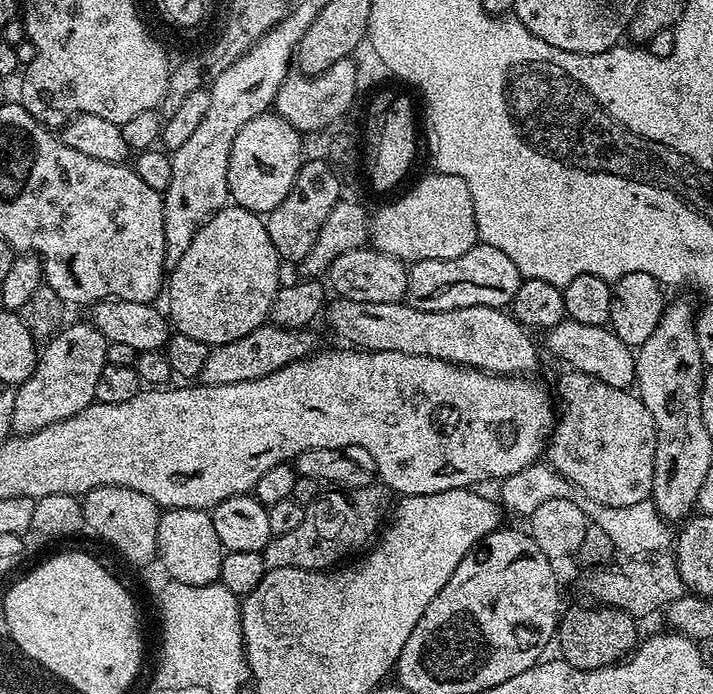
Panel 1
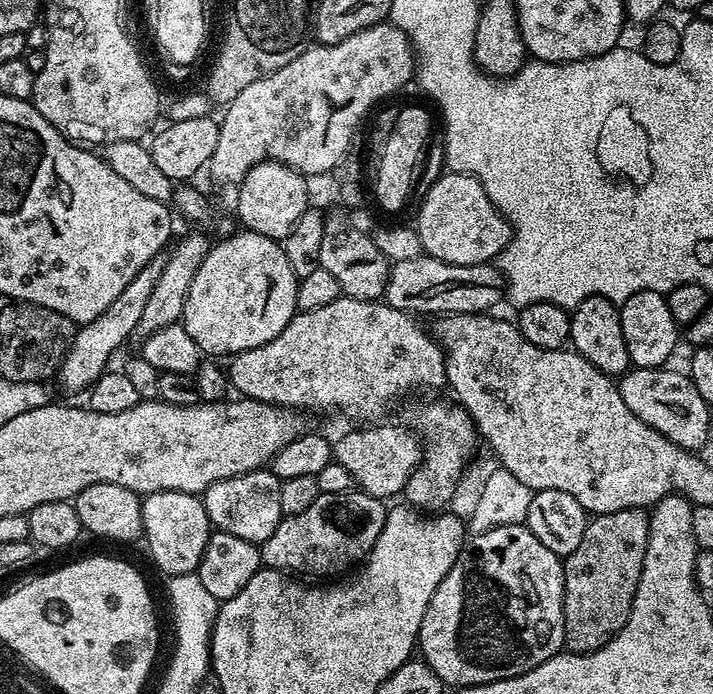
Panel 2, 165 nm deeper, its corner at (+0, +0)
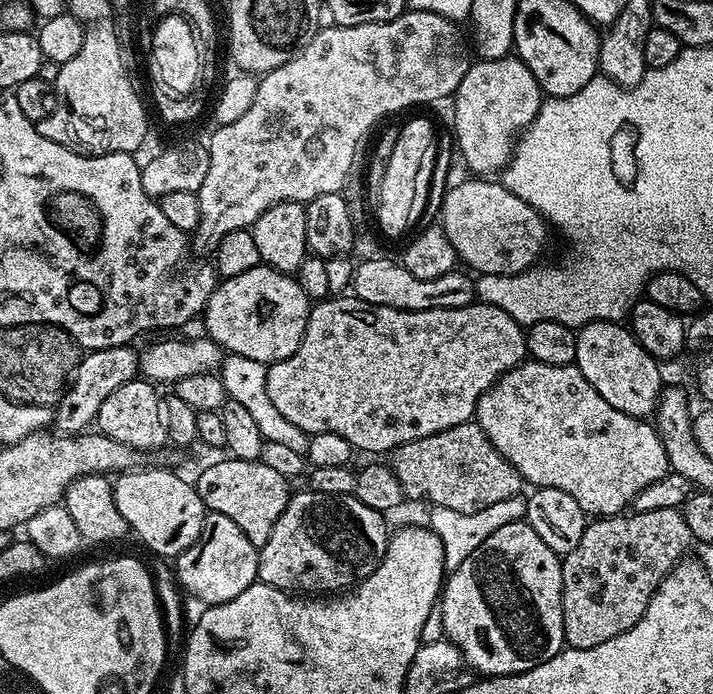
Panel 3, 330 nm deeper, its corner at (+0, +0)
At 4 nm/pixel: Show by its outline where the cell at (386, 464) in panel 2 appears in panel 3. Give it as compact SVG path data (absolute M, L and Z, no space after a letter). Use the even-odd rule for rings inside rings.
M475 422L459 424L450 430L406 442L391 452L390 466L398 482L402 482L404 495L409 501L425 496L429 505L466 514L474 514L480 508L494 506L494 502L519 496L522 492L518 470L514 470L498 450L494 450L490 438L486 438Z

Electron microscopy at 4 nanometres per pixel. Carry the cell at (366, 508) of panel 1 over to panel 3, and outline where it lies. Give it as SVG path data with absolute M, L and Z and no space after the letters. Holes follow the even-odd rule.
M293 491L289 495L286 510L282 510L282 518L274 522L274 530L266 546L258 550L259 583L283 588L289 594L336 594L351 589L357 582L374 574L388 549L390 527L384 521L387 520L385 513L370 510L370 506L362 506L362 502L358 502L358 498L351 494L327 496L321 492L303 491Z

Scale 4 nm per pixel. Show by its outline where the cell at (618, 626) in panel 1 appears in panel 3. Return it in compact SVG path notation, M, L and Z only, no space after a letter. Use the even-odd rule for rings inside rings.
M677 509L646 510L631 514L617 514L596 518L585 527L582 538L570 550L560 566L562 570L562 610L564 611L564 643L570 648L593 648L618 638L646 614L650 598L670 574L674 565L689 555L688 547L694 541L683 515Z

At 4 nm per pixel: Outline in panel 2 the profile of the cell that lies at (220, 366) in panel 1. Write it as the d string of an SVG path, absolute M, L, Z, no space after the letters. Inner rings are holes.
M343 294L334 302L330 302L327 306L322 306L319 310L306 310L305 312L297 311L295 316L290 318L290 322L286 326L286 330L282 330L282 334L278 334L278 338L274 338L270 342L266 342L262 346L254 346L254 350L246 350L245 352L237 352L231 357L226 364L226 375L229 385L233 389L236 388L241 397L257 400L258 402L266 402L267 404L276 404L280 408L295 408L308 412L341 412L344 416L349 416L352 420L360 420L356 422L380 422L392 412L392 407L403 398L407 392L412 392L415 388L444 388L448 375L446 374L446 366L444 365L444 349L440 346L440 341L436 339L431 331L428 332L419 324L415 315L403 312L397 308L381 302L380 300L359 300L358 298L350 298Z

